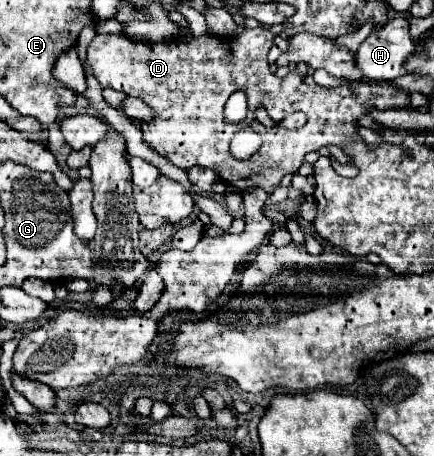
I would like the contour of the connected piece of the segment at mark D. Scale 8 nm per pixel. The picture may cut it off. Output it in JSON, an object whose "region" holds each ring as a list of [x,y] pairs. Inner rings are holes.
{"region":[[[257,27],[257,29],[245,29],[241,35],[231,37],[231,39],[217,39],[211,33],[203,35],[203,37],[195,37],[191,43],[175,43],[175,41],[165,41],[165,43],[137,43],[127,39],[123,33],[115,33],[115,35],[95,35],[93,43],[87,49],[87,57],[83,63],[85,71],[91,71],[95,75],[95,79],[103,85],[103,87],[111,87],[115,91],[123,91],[131,97],[139,97],[145,103],[149,103],[149,107],[155,111],[155,121],[151,125],[143,125],[143,135],[145,135],[145,143],[151,145],[157,153],[165,155],[173,165],[177,165],[179,169],[187,171],[189,167],[201,165],[201,167],[209,167],[213,169],[217,175],[221,175],[221,179],[225,183],[229,183],[231,187],[239,189],[239,191],[247,191],[251,187],[261,187],[267,193],[271,193],[271,189],[287,175],[287,173],[295,173],[301,163],[305,153],[309,151],[317,151],[325,145],[343,145],[345,137],[353,137],[357,135],[357,119],[365,115],[367,109],[375,107],[375,109],[389,109],[389,107],[409,107],[409,93],[389,87],[389,85],[375,85],[375,83],[353,83],[353,85],[343,85],[343,87],[333,87],[333,89],[323,89],[319,87],[313,77],[309,75],[299,75],[297,71],[289,73],[285,79],[275,77],[269,71],[269,63],[267,63],[267,53],[271,49],[271,41],[273,41],[273,33],[267,31],[265,27]],[[281,87],[287,87],[289,95],[299,91],[305,95],[305,107],[287,107],[287,115],[295,113],[295,111],[303,111],[307,115],[307,123],[305,127],[297,129],[297,131],[285,131],[285,137],[277,137],[277,139],[269,139],[269,143],[263,143],[261,149],[251,155],[249,159],[235,159],[229,153],[229,141],[233,139],[233,135],[239,131],[239,125],[227,125],[223,121],[223,105],[229,99],[229,95],[233,91],[245,91],[249,95],[259,95],[259,93],[281,93]]]}

